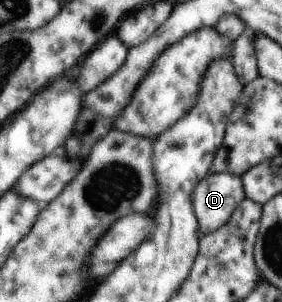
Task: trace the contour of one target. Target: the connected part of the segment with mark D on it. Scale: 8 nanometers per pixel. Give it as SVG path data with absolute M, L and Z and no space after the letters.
M227 172L205 176L191 194L200 235L222 228L243 199L245 193L239 177Z

